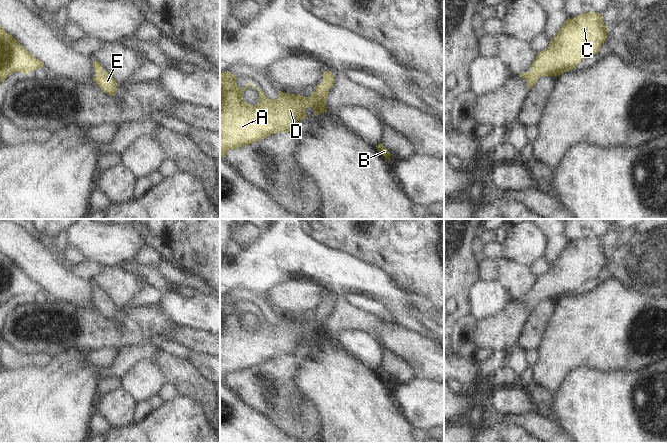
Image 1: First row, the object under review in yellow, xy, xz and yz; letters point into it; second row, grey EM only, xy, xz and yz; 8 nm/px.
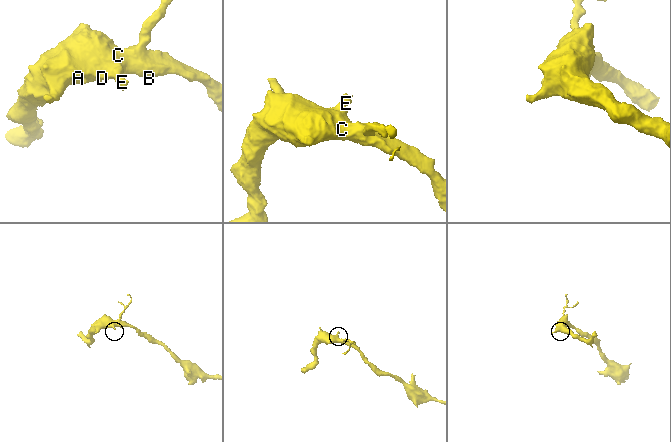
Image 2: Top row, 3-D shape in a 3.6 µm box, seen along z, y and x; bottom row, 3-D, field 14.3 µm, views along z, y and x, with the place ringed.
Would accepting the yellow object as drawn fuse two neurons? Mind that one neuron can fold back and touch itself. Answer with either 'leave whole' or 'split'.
leave whole

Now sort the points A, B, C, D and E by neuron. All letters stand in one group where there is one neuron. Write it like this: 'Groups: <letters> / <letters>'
Groups: A B C D E.

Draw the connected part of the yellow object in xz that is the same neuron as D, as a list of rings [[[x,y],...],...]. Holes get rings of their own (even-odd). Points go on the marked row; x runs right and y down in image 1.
[[[230,71],[220,73],[220,158],[224,158],[227,152],[232,149],[237,149],[258,142],[272,134],[294,131],[299,120],[307,119],[304,111],[306,108],[314,109],[315,112],[313,116],[318,116],[320,113],[326,112],[326,102],[329,95],[329,89],[334,85],[334,77],[332,73],[330,71],[325,71],[323,72],[323,81],[315,87],[315,91],[310,97],[279,91],[278,99],[271,100],[264,95],[261,89],[256,88],[251,81],[245,88],[239,88],[236,80],[236,75],[233,75]],[[250,87],[256,88],[259,92],[259,102],[255,106],[252,106],[243,100],[243,92]]]

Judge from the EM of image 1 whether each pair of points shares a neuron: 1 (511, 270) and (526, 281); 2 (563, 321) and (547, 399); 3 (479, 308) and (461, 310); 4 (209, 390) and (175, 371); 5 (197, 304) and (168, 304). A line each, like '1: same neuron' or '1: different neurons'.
1: same neuron
2: different neurons
3: different neurons
4: same neuron
5: same neuron

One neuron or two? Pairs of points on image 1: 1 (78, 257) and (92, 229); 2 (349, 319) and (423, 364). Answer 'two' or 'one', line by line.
1: two
2: one

